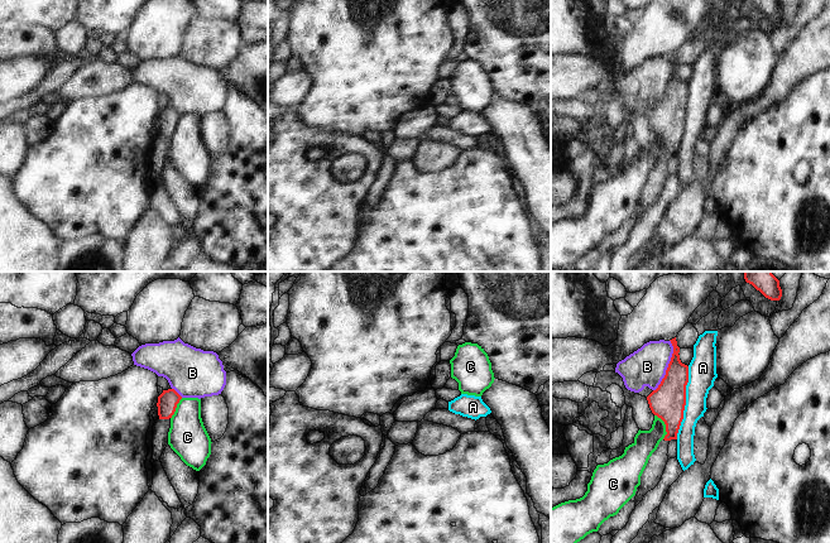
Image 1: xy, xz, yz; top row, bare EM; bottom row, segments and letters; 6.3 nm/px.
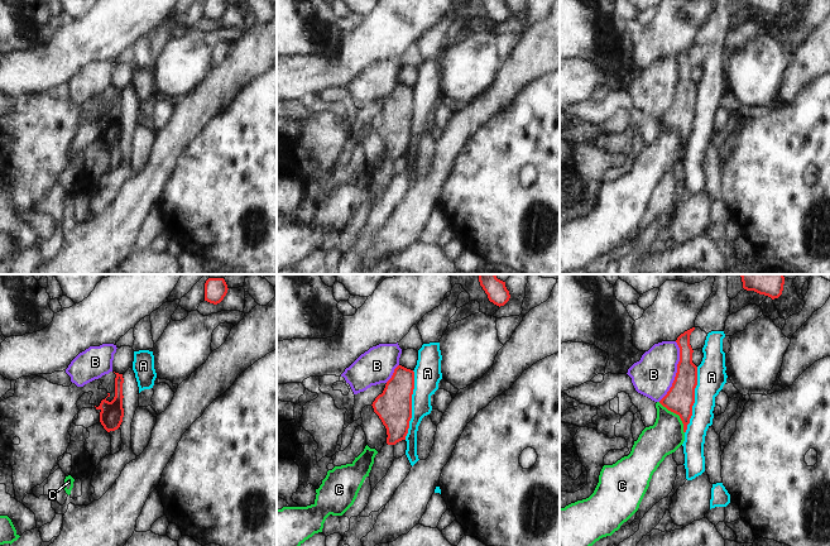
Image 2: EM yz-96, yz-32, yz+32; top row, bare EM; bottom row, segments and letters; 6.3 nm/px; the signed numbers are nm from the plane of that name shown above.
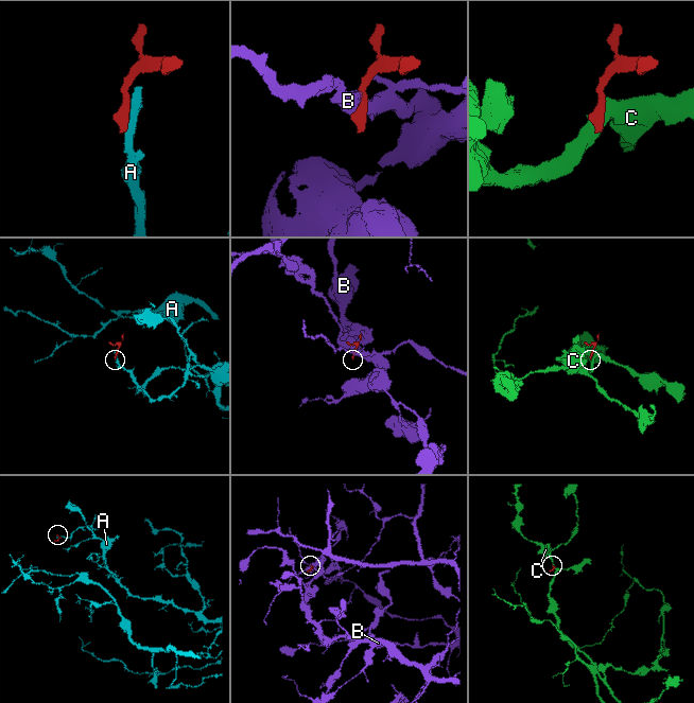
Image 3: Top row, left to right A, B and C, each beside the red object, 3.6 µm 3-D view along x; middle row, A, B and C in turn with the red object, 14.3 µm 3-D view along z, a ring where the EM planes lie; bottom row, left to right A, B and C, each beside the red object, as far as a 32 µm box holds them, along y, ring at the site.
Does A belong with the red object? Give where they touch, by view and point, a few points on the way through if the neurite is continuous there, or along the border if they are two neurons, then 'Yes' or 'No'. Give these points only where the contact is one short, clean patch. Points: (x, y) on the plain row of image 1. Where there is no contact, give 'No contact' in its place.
Touches red at yz (685, 120). Boundary: yz (689, 83), (686, 121), (676, 155). No.

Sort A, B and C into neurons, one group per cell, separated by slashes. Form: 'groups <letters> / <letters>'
groups A / B / C

